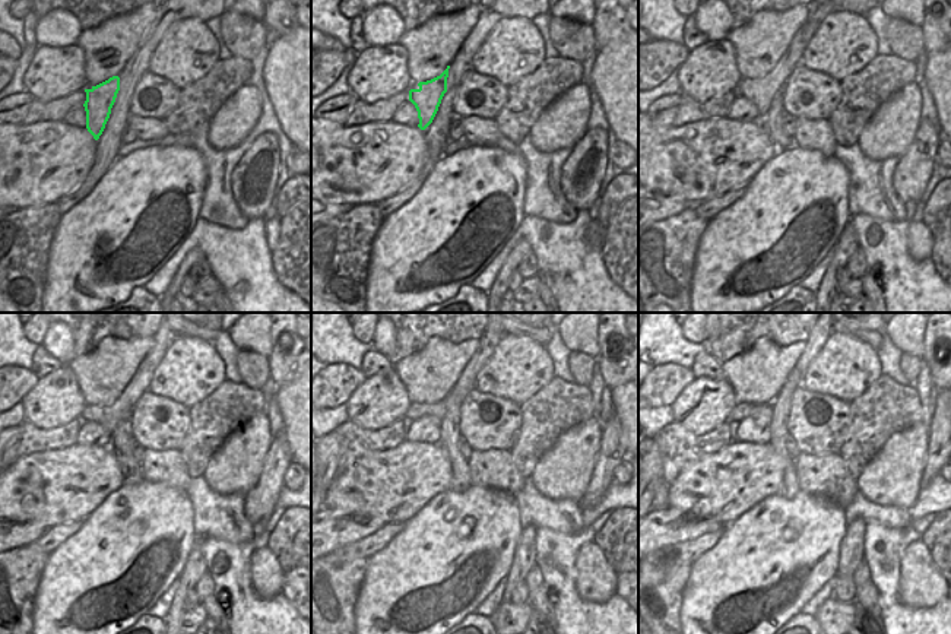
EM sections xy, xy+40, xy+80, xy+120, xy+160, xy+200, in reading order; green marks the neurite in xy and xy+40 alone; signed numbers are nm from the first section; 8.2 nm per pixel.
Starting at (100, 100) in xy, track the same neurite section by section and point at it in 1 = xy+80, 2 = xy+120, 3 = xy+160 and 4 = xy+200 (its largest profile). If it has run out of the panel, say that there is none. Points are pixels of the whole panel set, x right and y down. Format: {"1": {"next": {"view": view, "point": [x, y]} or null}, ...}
{"1": {"next": {"view": "xy+80", "point": [761, 91]}}, "2": {"next": {"view": "xy+120", "point": [110, 415]}}, "3": {"next": {"view": "xy+160", "point": [488, 342]}}, "4": {"next": {"view": "xy+200", "point": [815, 342]}}}

